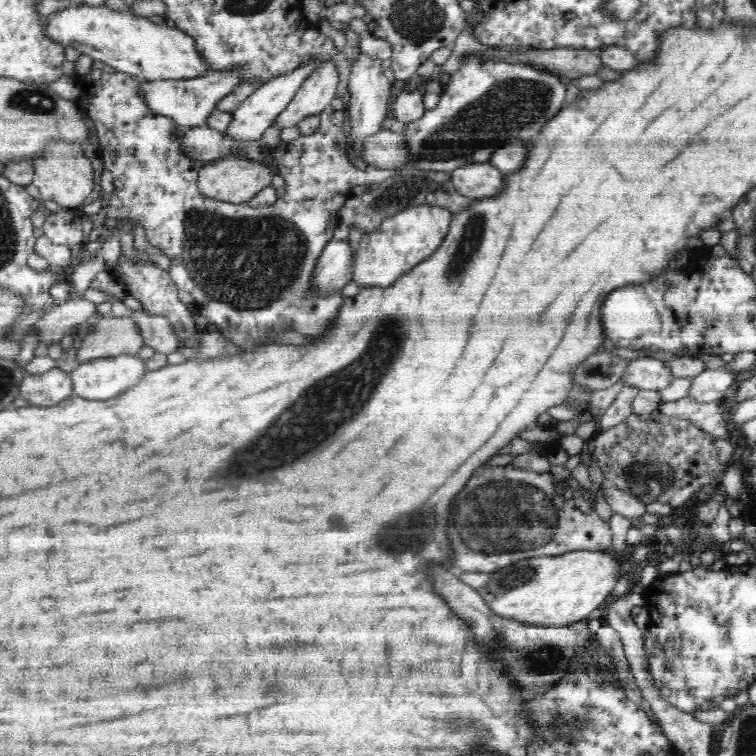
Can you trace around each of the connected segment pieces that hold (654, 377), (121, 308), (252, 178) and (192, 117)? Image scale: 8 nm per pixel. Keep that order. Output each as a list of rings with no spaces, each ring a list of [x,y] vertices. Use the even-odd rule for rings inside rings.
[[[646,357],[628,360],[622,380],[625,386],[636,386],[639,389],[660,392],[663,388],[670,386],[675,377],[668,363],[653,357]]]
[[[122,300],[116,301],[111,307],[112,315],[128,317],[138,325],[144,344],[153,348],[156,353],[166,355],[176,351],[180,344],[170,321],[162,315],[151,315],[144,310],[132,310]]]
[[[228,156],[206,163],[200,170],[197,187],[200,189],[200,194],[208,198],[241,204],[254,198],[263,188],[270,186],[274,175],[265,165],[254,163],[245,157]]]
[[[209,72],[204,76],[186,77],[184,80],[144,80],[136,93],[142,97],[144,106],[154,115],[166,116],[177,128],[197,128],[207,125],[218,104],[239,85],[237,72]]]

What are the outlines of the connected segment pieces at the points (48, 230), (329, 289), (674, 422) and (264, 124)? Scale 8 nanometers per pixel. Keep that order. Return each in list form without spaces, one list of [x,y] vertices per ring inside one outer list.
[[[62,208],[57,213],[49,212],[43,228],[44,235],[53,245],[69,247],[83,242],[84,230],[75,210]]]
[[[330,240],[318,257],[314,276],[312,276],[312,293],[329,295],[340,291],[353,280],[354,252],[349,240]]]
[[[658,409],[648,414],[630,414],[615,427],[599,430],[590,444],[604,478],[645,505],[660,500],[660,496],[664,496],[660,502],[668,502],[666,494],[670,494],[672,500],[676,494],[674,480],[676,484],[678,480],[688,482],[688,478],[682,476],[697,478],[690,478],[690,490],[678,492],[678,496],[682,502],[688,494],[690,498],[694,497],[694,492],[712,480],[719,482],[724,466],[731,462],[734,454],[734,445],[728,438],[708,434],[687,420],[662,414]]]
[[[311,61],[303,66],[300,65],[292,72],[288,72],[287,75],[279,76],[270,82],[264,82],[261,87],[258,86],[256,91],[232,112],[233,120],[224,132],[225,136],[231,140],[244,142],[260,140],[266,130],[274,124],[274,120],[289,106],[297,94],[297,89],[300,88],[301,84],[304,84],[305,78],[309,76],[309,72],[313,71],[318,63]]]

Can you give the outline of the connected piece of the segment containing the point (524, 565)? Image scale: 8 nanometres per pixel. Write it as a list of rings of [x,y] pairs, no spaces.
[[[611,551],[565,552],[558,556],[539,556],[519,560],[492,573],[488,584],[482,588],[481,599],[489,607],[493,615],[502,619],[513,620],[528,627],[567,627],[586,619],[594,610],[605,605],[610,598],[619,577],[626,566],[619,567],[619,562]]]

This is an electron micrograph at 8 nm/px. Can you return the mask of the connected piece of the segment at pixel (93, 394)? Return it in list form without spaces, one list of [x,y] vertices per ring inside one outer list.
[[[120,355],[79,363],[69,376],[73,394],[88,400],[106,400],[134,386],[146,372],[140,357]]]

